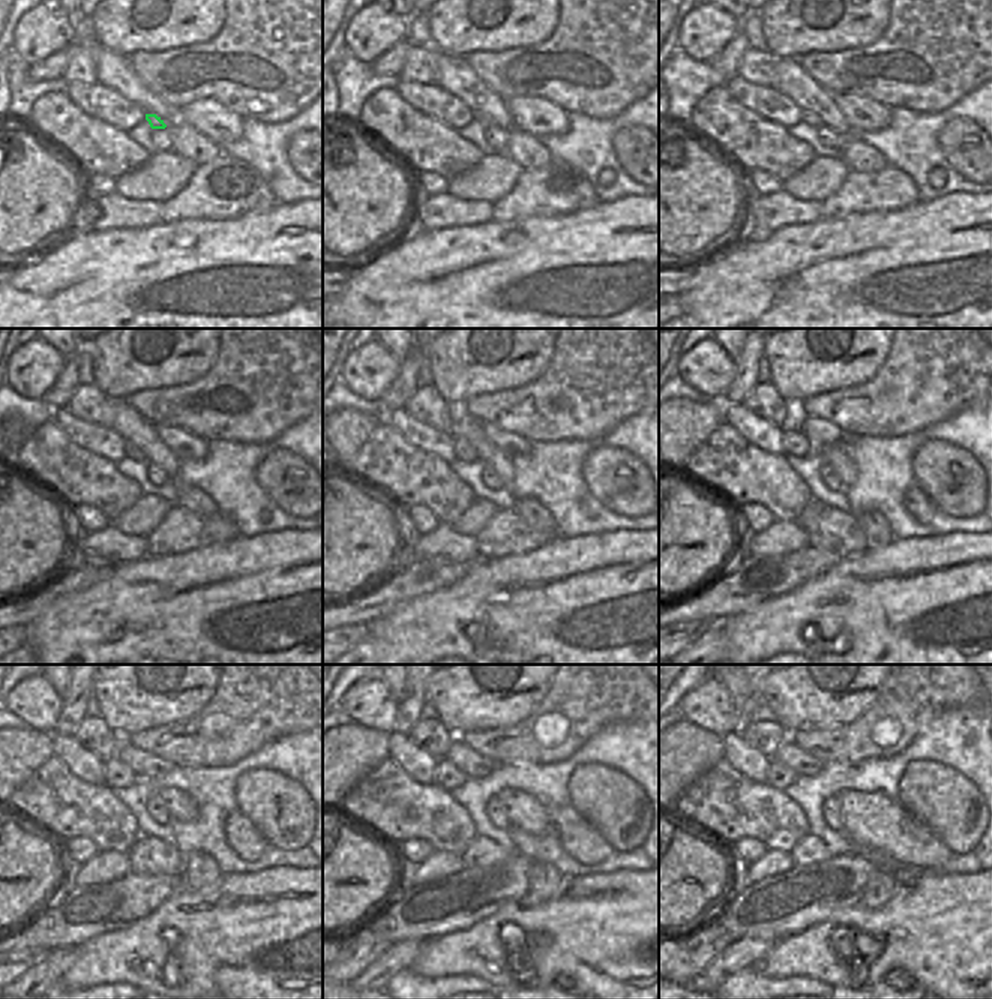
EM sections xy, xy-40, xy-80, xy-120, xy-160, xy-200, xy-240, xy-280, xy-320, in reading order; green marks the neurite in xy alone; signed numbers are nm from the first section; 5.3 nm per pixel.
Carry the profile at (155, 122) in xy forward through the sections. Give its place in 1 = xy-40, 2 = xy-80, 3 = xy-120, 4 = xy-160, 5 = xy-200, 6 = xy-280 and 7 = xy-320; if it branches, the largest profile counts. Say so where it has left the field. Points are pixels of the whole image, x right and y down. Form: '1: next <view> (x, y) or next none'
1: next xy-40 (479, 117)
2: next xy-80 (808, 117)
3: next xy-120 (131, 450)
4: next xy-160 (464, 450)
5: next xy-200 (794, 443)
6: next xy-280 (446, 776)
7: next xy-320 (779, 776)

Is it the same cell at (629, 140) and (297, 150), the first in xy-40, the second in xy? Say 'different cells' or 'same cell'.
same cell

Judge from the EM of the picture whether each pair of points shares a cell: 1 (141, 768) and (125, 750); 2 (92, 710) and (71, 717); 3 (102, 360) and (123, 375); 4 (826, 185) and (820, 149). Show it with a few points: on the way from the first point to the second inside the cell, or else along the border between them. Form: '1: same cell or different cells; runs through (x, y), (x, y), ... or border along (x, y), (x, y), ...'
1: same cell; runs through (138, 764), (129, 755)
2: different cells; border along (90, 695), (84, 716)
3: same cell; runs through (107, 360), (119, 371)
4: different cells; border along (815, 155), (841, 159)

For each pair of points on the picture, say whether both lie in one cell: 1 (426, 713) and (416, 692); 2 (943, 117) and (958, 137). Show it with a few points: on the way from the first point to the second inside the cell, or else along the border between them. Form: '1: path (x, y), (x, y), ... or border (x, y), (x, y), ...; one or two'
1: border (425, 699), (417, 719); two
2: border (976, 122), (955, 117), (938, 134), (943, 156); two

